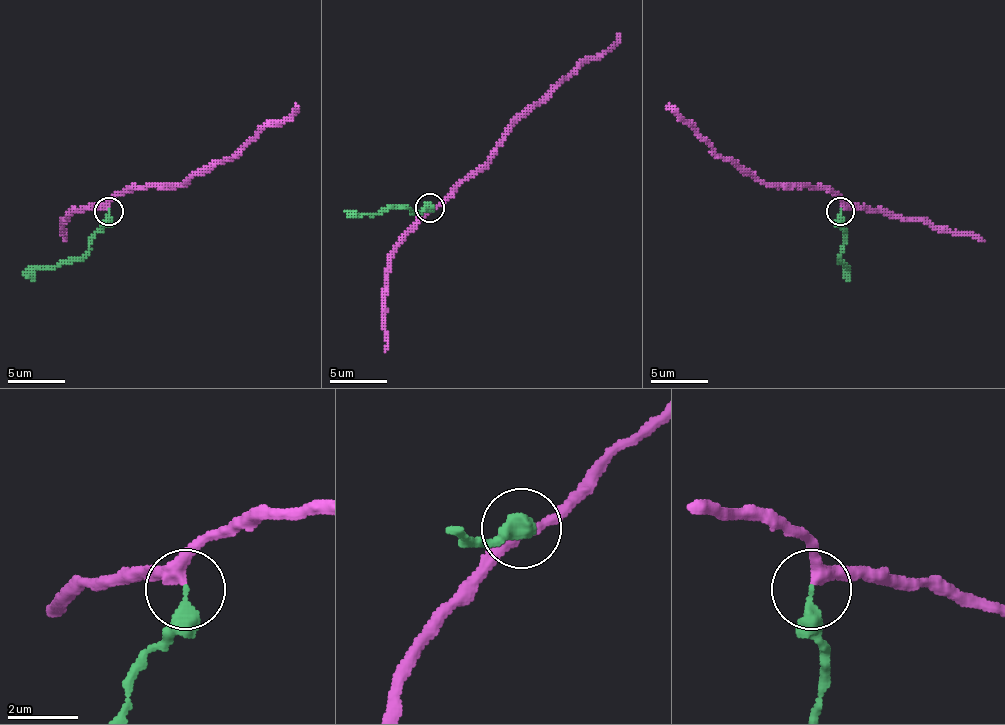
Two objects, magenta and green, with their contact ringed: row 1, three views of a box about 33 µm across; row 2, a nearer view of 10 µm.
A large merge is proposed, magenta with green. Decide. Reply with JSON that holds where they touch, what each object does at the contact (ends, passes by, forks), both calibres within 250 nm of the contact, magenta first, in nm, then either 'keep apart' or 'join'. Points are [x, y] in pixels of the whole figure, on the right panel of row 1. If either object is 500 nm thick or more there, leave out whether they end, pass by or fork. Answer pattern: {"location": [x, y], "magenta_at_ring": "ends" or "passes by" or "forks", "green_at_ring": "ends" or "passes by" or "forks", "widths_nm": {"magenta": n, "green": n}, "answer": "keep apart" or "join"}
{"location": [840, 211], "magenta_at_ring": "passes by", "green_at_ring": "ends", "widths_nm": {"magenta": 320, "green": 340}, "answer": "join"}

